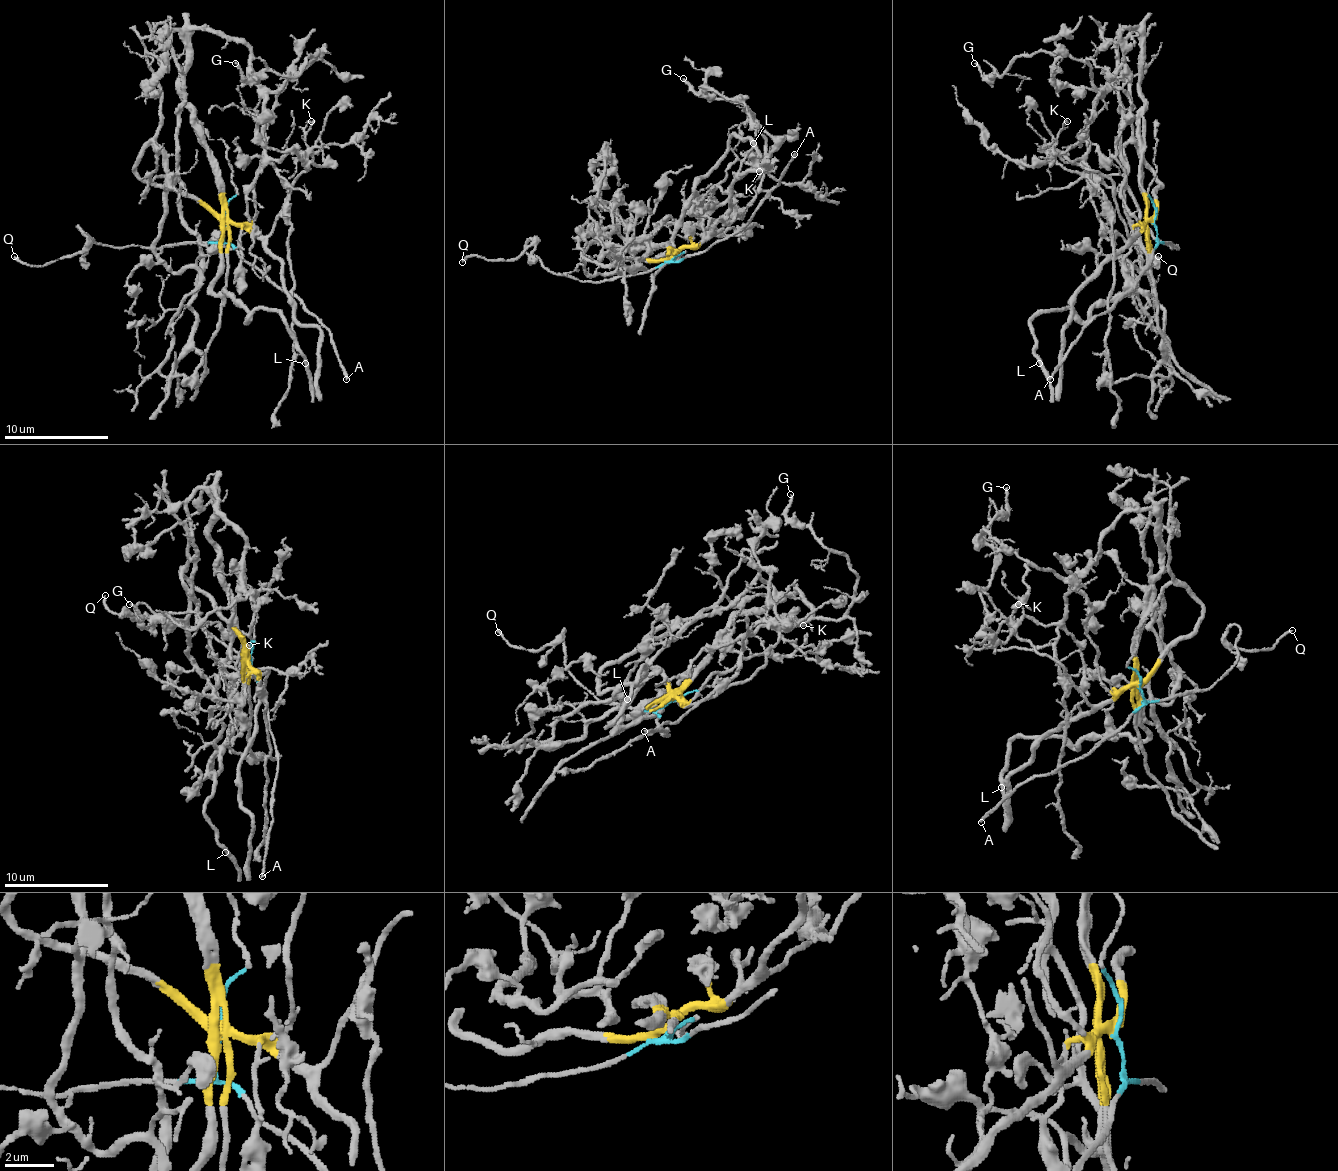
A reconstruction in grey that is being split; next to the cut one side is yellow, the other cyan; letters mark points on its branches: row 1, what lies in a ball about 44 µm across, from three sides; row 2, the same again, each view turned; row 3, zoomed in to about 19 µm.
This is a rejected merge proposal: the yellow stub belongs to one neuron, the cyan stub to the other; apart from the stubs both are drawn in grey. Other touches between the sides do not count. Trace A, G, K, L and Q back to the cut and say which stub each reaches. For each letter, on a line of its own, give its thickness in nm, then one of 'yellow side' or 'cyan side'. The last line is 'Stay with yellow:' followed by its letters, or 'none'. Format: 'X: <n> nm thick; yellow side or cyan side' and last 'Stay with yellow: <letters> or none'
A: 200 nm thick; cyan side
G: 180 nm thick; yellow side
K: 130 nm thick; yellow side
L: 280 nm thick; yellow side
Q: 200 nm thick; cyan side
Stay with yellow: G, K, L

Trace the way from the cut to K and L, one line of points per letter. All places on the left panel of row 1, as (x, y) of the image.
K: (225, 222), (248, 225), (264, 236), (272, 230), (290, 186), (311, 159), (306, 146), (306, 125), (311, 120)
L: (225, 222), (246, 225), (282, 264), (282, 291), (298, 319), (319, 330), (317, 382), (311, 385), (306, 364)

